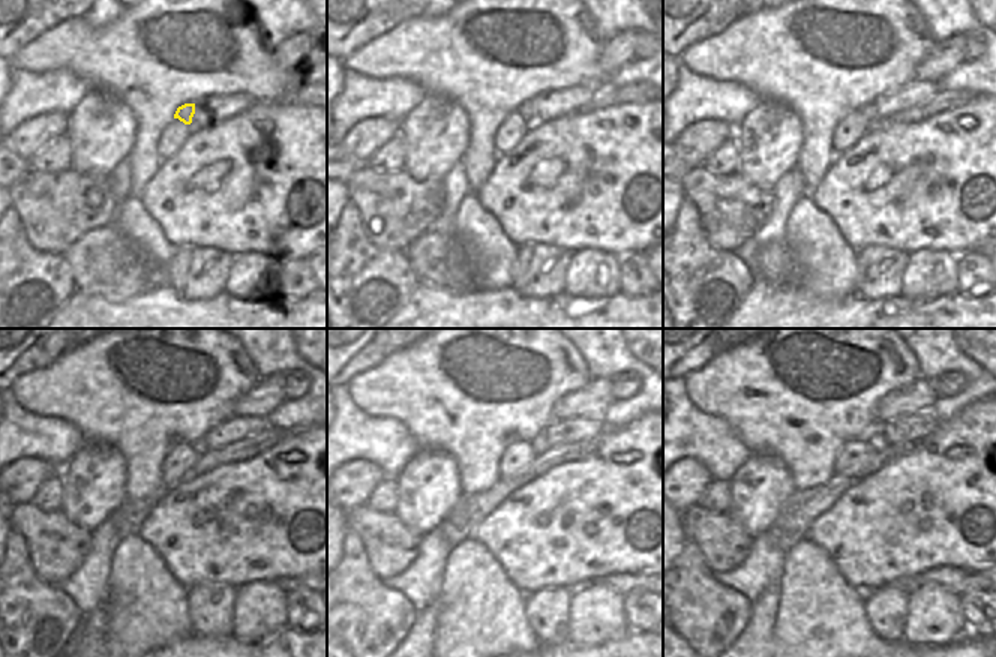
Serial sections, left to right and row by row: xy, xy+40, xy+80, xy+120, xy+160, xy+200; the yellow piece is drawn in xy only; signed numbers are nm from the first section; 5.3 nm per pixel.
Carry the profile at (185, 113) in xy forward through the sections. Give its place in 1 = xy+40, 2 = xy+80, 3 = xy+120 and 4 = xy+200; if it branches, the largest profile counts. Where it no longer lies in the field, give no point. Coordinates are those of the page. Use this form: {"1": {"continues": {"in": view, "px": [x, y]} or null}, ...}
{"1": {"continues": {"in": "xy+40", "px": [525, 110]}}, "2": {"continues": {"in": "xy+80", "px": [870, 113]}}, "3": {"continues": {"in": "xy+120", "px": [200, 446]}}, "4": {"continues": {"in": "xy+200", "px": [876, 438]}}}

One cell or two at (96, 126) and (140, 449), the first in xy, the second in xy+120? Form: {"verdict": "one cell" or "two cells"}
{"verdict": "two cells"}

